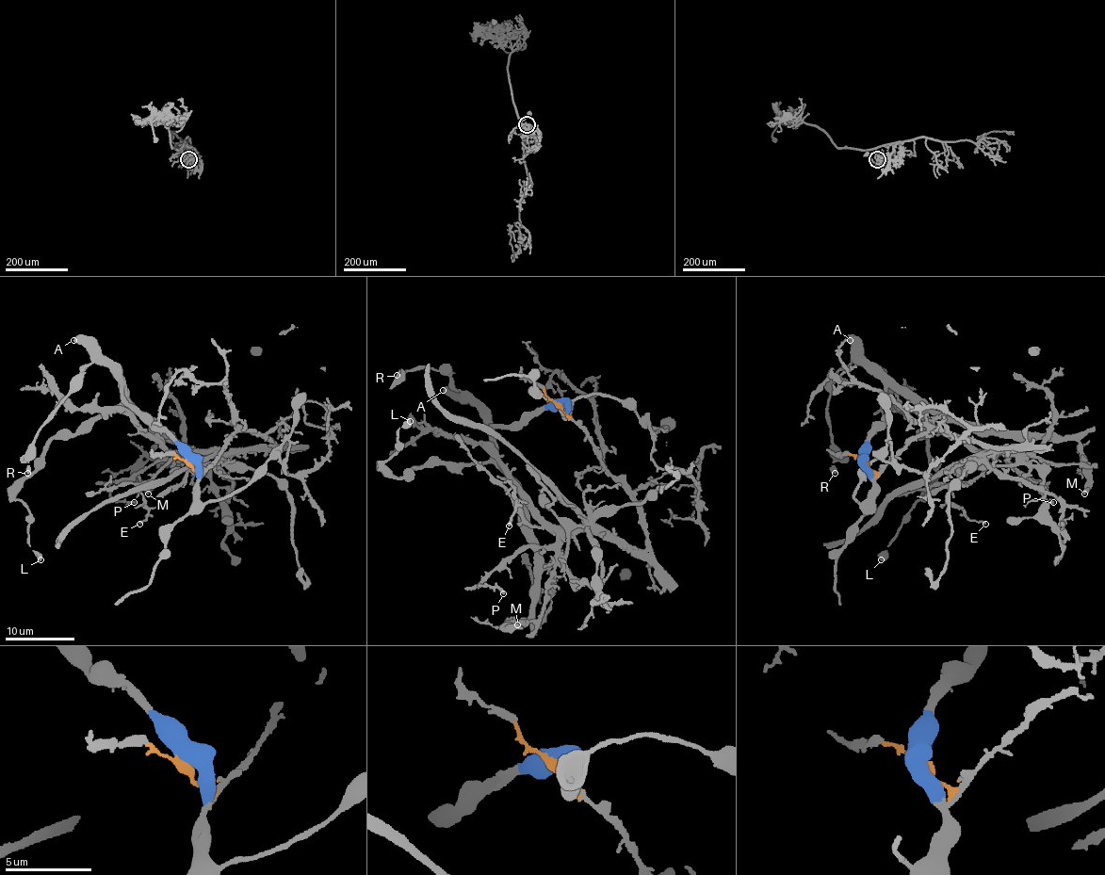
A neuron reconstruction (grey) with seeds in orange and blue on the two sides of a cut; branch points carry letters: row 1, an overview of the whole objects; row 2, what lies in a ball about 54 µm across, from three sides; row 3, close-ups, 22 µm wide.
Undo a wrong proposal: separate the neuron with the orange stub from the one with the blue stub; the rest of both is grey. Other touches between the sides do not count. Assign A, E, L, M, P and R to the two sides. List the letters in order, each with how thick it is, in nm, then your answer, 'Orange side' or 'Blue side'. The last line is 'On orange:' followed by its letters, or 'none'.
A: Thickness 600 nm. Blue side
E: Thickness 190 nm. Orange side
L: Thickness 550 nm. Blue side
M: Thickness 500 nm. Blue side
P: Thickness 180 nm. Orange side
R: Thickness 320 nm. Blue side
On orange: E, P

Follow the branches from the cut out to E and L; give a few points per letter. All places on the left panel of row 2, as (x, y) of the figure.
E: (188, 461), (203, 471), (237, 431), (250, 431), (277, 447), (178, 454), (139, 489), (148, 515), (139, 524)
L: (188, 461), (125, 400), (121, 386), (117, 407), (52, 440), (14, 495), (29, 511), (27, 542), (40, 560)

